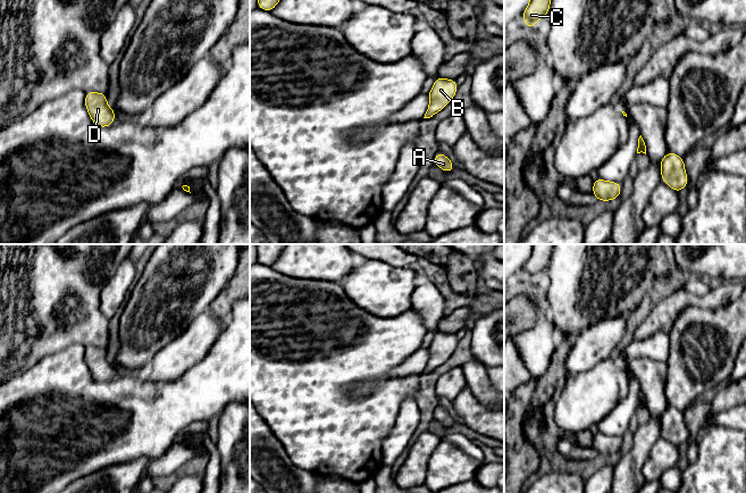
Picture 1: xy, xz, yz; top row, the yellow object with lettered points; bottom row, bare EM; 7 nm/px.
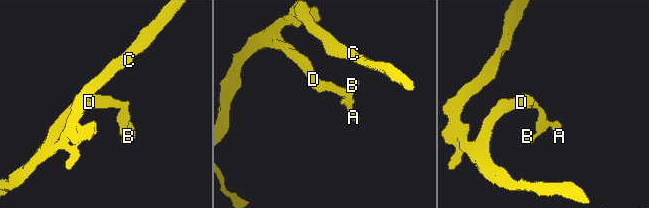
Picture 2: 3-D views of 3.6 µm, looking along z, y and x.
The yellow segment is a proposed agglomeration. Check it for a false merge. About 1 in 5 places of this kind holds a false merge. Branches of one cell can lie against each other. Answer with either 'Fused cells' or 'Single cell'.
Single cell

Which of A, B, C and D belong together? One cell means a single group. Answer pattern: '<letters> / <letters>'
A B C D

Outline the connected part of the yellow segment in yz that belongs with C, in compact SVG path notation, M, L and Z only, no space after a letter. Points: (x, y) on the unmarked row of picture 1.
M533 244L533 251L522 269L522 275L528 283L533 283L539 273L547 269L553 245L554 244Z

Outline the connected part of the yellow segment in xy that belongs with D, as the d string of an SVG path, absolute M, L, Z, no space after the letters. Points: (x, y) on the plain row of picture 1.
M86 346L85 361L91 375L99 382L108 382L115 376L115 364L107 359L106 348Z

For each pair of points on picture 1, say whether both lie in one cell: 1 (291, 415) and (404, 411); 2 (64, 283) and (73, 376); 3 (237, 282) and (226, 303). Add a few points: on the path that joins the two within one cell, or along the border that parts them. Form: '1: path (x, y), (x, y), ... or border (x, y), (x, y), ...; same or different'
1: border (415, 398), (402, 402), (387, 435); different
2: border (85, 347), (70, 344), (63, 350), (44, 356); different
3: path (236, 287), (227, 298); same

